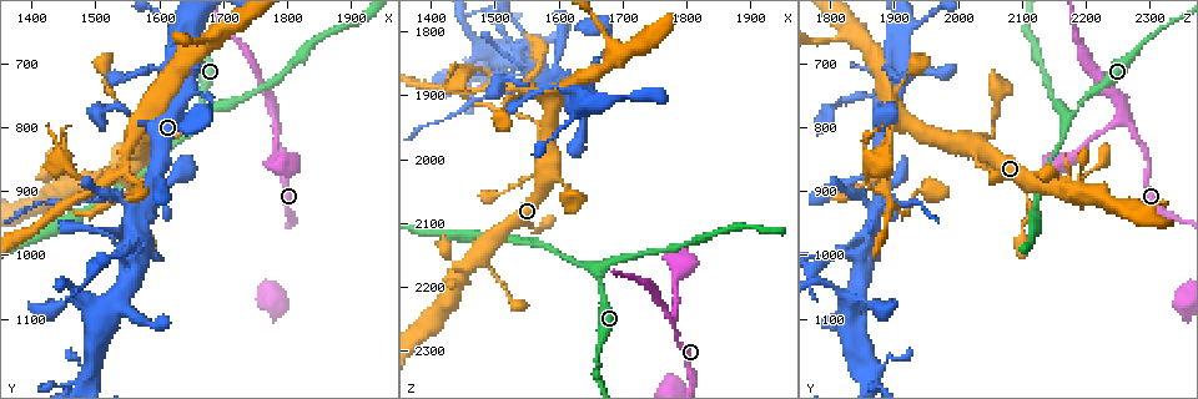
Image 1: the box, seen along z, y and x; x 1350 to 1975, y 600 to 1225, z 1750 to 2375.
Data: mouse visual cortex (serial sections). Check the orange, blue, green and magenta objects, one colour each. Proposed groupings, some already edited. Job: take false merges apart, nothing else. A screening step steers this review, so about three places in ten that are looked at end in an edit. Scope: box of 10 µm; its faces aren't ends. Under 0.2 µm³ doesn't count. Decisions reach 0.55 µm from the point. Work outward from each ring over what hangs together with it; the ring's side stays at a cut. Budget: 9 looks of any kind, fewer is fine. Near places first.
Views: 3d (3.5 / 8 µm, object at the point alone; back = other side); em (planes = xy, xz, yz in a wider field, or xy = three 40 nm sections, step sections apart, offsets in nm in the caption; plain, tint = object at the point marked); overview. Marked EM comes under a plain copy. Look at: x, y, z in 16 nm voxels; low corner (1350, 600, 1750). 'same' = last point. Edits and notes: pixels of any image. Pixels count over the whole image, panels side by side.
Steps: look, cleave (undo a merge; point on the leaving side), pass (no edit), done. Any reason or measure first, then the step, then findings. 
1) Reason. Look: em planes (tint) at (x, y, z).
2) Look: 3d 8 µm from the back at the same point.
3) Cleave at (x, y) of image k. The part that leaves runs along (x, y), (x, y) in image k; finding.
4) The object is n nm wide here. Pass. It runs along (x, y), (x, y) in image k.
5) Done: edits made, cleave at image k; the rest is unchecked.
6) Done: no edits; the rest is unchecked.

Narrows sharply. Look: 3d 3.5 µm at (1660, 780, 2180).

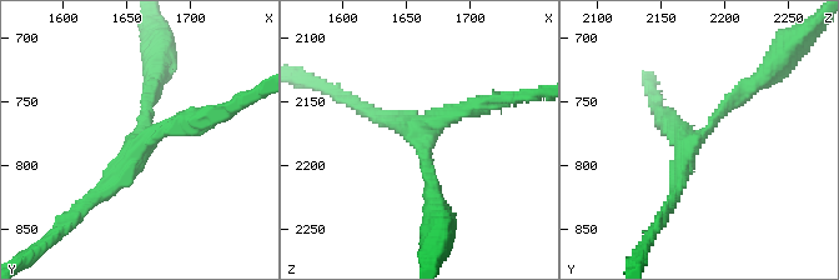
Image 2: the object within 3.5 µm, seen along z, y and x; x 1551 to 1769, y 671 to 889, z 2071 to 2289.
Pass. It runs along (760, 76), (684, 153), (674, 195) in image 2; one cell here.

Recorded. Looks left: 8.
A fork. Look: 3d 3.5 µm at (1780, 790, 2260).

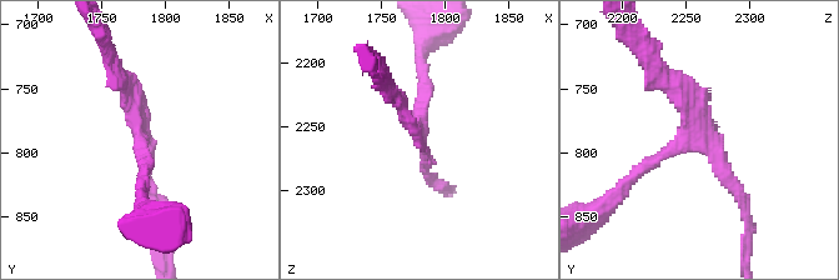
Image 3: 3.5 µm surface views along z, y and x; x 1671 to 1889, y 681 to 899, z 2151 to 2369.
3 arms meet here; the arms are 150, 150, 200 nm wide. Look: em planes (tint) at (1782, 788, 2260).

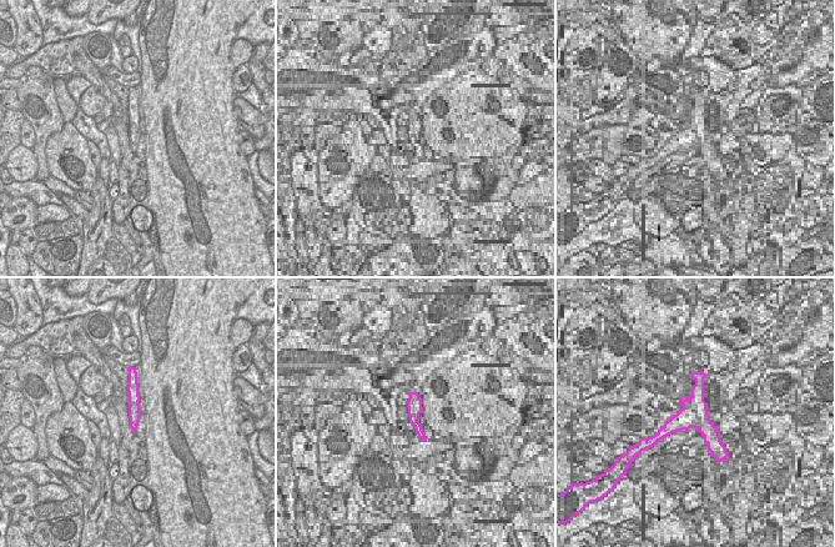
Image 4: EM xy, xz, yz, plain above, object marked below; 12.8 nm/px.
Look: em xy step 3 (tint) at the same point.

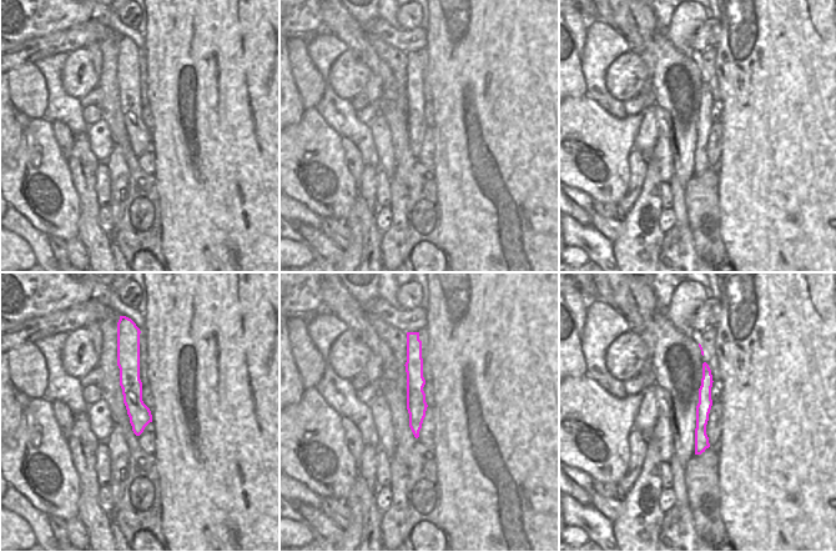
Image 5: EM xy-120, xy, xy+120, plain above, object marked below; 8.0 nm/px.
Pass. It runs along (742, 201), (697, 136), (627, 183) in image 3; one cell here.

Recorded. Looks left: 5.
Thick turns thin. Look: 3d 8 µm at (1575, 795, 1900).

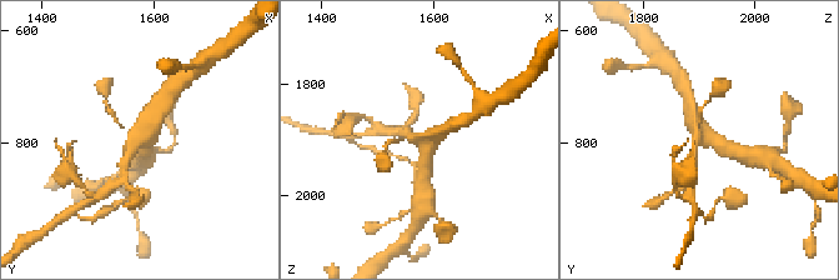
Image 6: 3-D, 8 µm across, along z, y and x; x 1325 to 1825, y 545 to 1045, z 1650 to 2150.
Look: em xy step 5 (tint) at the same point.

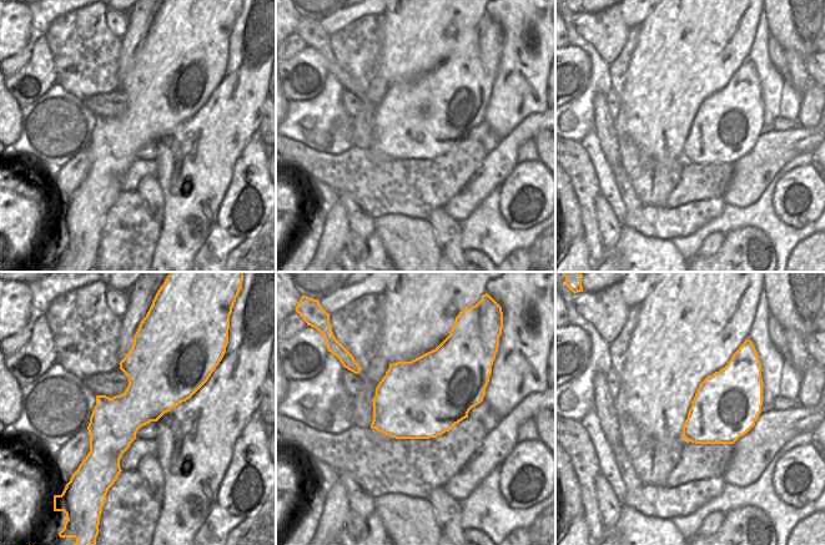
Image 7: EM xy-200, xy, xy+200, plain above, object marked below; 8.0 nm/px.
Pass. It runs along (737, 153), (706, 139), (691, 106) in image 6; all the same cell.

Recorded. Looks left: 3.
Look: 3d 3.5 µm from the back at (1565, 970, 1865).

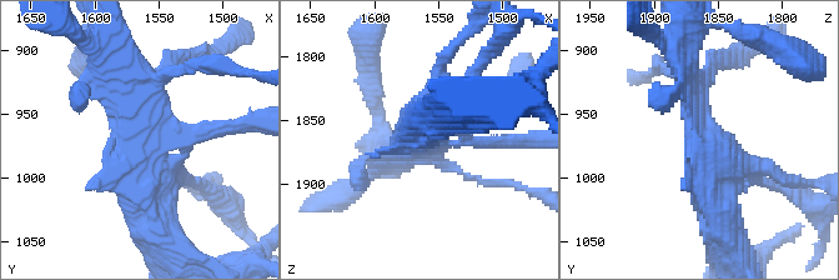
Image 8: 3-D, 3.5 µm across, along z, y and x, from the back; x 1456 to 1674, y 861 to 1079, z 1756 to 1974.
Look: em xy step 3 (tint) at (1564, 972, 1864).

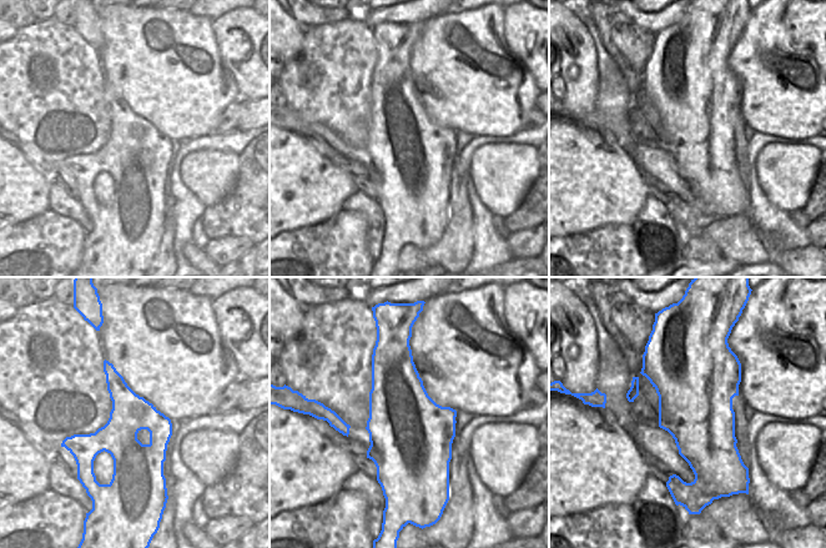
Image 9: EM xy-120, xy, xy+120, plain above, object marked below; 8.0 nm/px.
Pass. It runs along (106, 365), (122, 396), (122, 481) in image 9; continuous, no second cell.

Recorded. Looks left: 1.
Done: no edits; the rest is unchecked.

